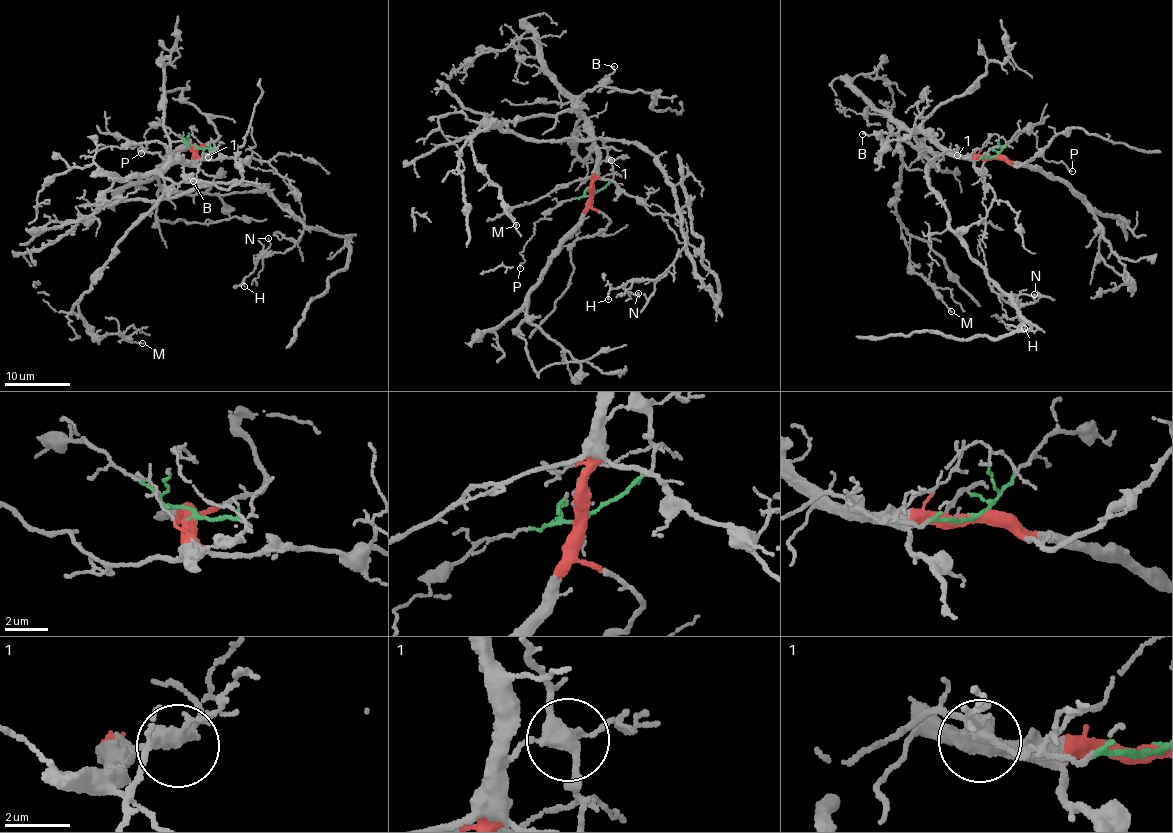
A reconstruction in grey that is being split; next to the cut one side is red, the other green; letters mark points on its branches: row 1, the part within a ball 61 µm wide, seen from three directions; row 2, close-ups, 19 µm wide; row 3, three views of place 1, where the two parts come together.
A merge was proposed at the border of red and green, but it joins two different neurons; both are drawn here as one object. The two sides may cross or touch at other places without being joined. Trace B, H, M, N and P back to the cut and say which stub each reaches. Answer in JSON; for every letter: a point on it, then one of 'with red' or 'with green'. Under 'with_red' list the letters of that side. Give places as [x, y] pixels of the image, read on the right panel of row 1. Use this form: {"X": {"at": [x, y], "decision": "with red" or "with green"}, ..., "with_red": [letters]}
{"B": {"at": [862, 134], "decision": "with red"}, "H": {"at": [1024, 328], "decision": "with green"}, "M": {"at": [951, 311], "decision": "with red"}, "N": {"at": [1034, 294], "decision": "with green"}, "P": {"at": [1072, 171], "decision": "with green"}, "with_red": ["B", "M"]}

